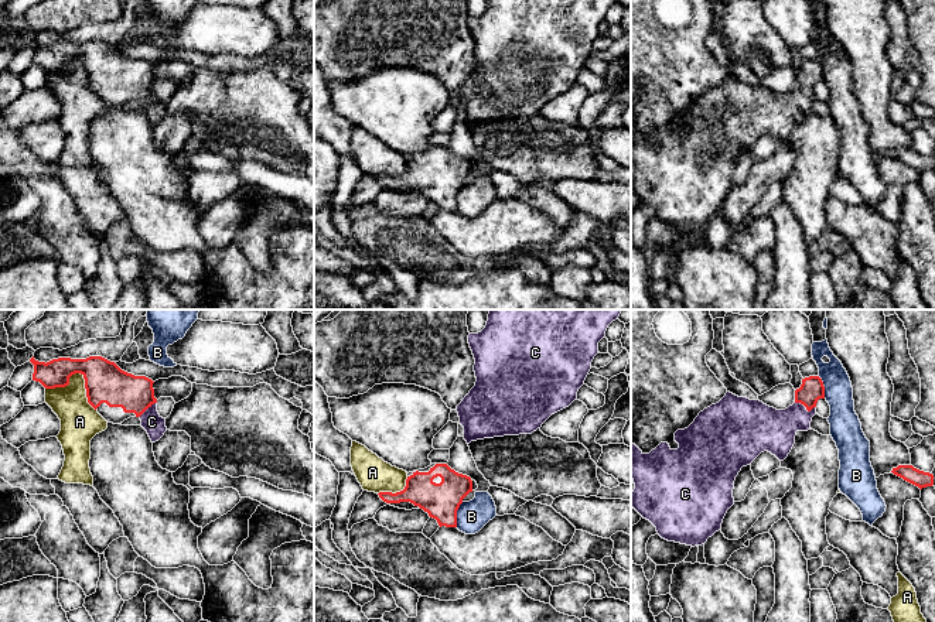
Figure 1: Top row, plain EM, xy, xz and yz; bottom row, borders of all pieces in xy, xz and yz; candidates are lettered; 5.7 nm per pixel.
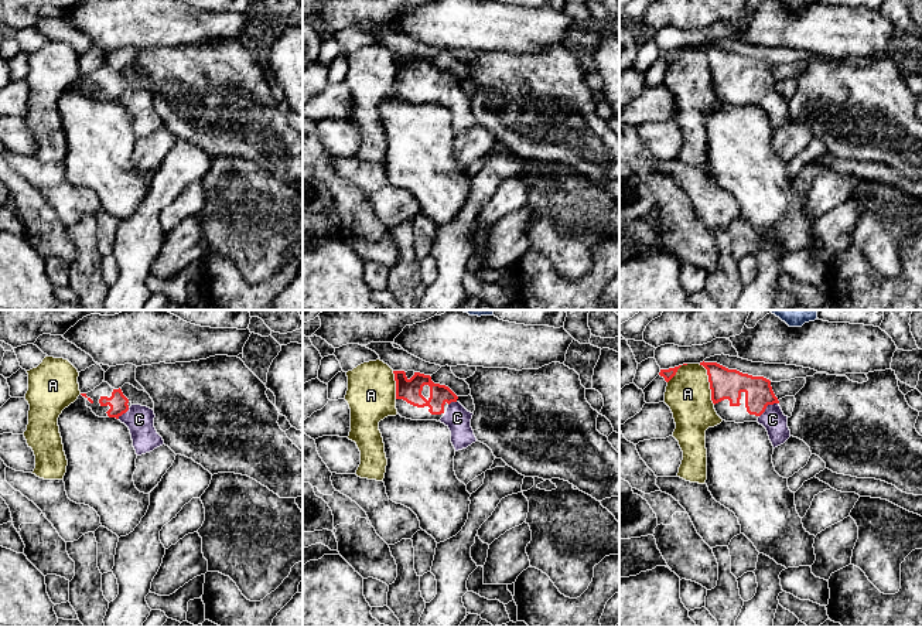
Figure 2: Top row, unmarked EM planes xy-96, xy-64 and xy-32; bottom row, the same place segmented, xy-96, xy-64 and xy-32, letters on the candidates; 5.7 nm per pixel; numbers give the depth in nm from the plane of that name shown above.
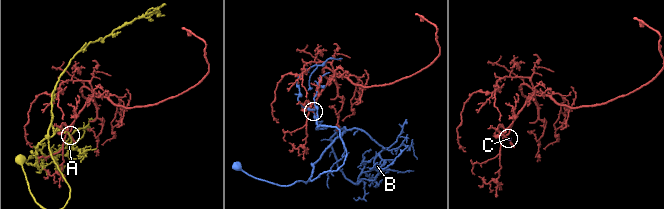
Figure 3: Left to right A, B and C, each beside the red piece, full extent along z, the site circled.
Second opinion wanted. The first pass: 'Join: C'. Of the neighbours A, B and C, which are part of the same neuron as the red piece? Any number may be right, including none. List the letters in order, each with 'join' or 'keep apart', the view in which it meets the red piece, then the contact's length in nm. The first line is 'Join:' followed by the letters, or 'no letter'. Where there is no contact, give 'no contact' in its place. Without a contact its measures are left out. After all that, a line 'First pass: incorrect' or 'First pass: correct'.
Join: C
A: keep apart; meets red in xy; contact 320 nm long
B: keep apart; meets red in xz; contact 150 nm long
C: join; meets red in yz; contact 120 nm long
First pass: correct

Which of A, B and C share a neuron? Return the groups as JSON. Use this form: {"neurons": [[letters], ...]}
{"neurons": [["A"], ["B"], ["C"]]}

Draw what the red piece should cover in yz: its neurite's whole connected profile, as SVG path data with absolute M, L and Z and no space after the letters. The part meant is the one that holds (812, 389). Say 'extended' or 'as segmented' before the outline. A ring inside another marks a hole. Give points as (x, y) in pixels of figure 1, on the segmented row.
extended | M819 376L802 379L795 390L795 403L785 410L727 392L719 403L700 411L687 428L675 433L678 450L661 442L644 454L631 444L631 476L635 483L631 506L656 527L662 539L692 547L704 544L721 529L727 510L734 505L734 481L741 468L764 451L784 461L795 444L796 433L811 430L819 399L825 399Z

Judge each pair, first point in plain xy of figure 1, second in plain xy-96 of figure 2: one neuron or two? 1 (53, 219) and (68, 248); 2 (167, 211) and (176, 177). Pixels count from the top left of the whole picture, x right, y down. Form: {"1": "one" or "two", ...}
{"1": "one", "2": "two"}

